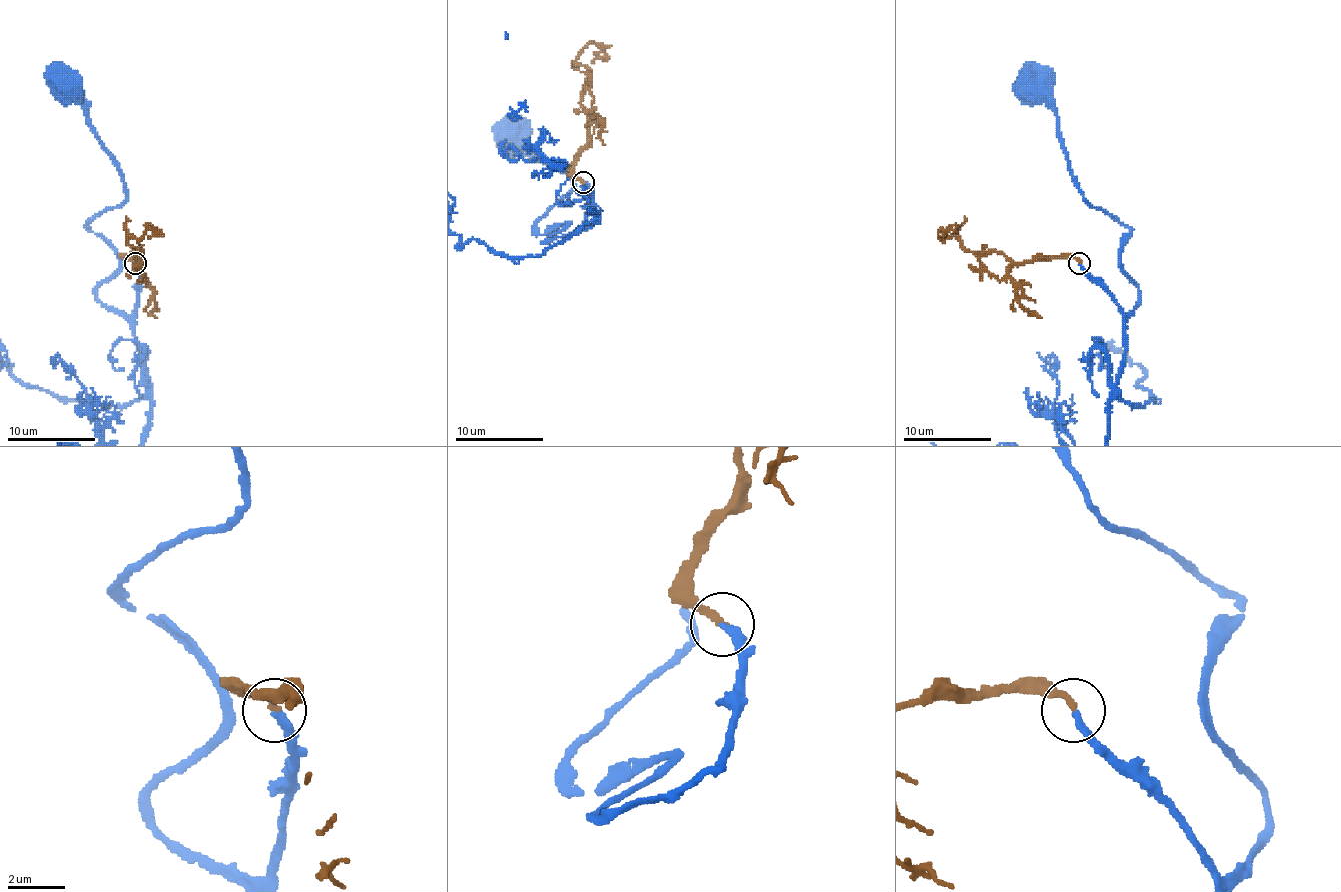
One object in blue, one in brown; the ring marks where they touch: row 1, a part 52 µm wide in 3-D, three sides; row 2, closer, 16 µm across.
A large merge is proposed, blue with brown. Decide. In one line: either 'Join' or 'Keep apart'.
Join

